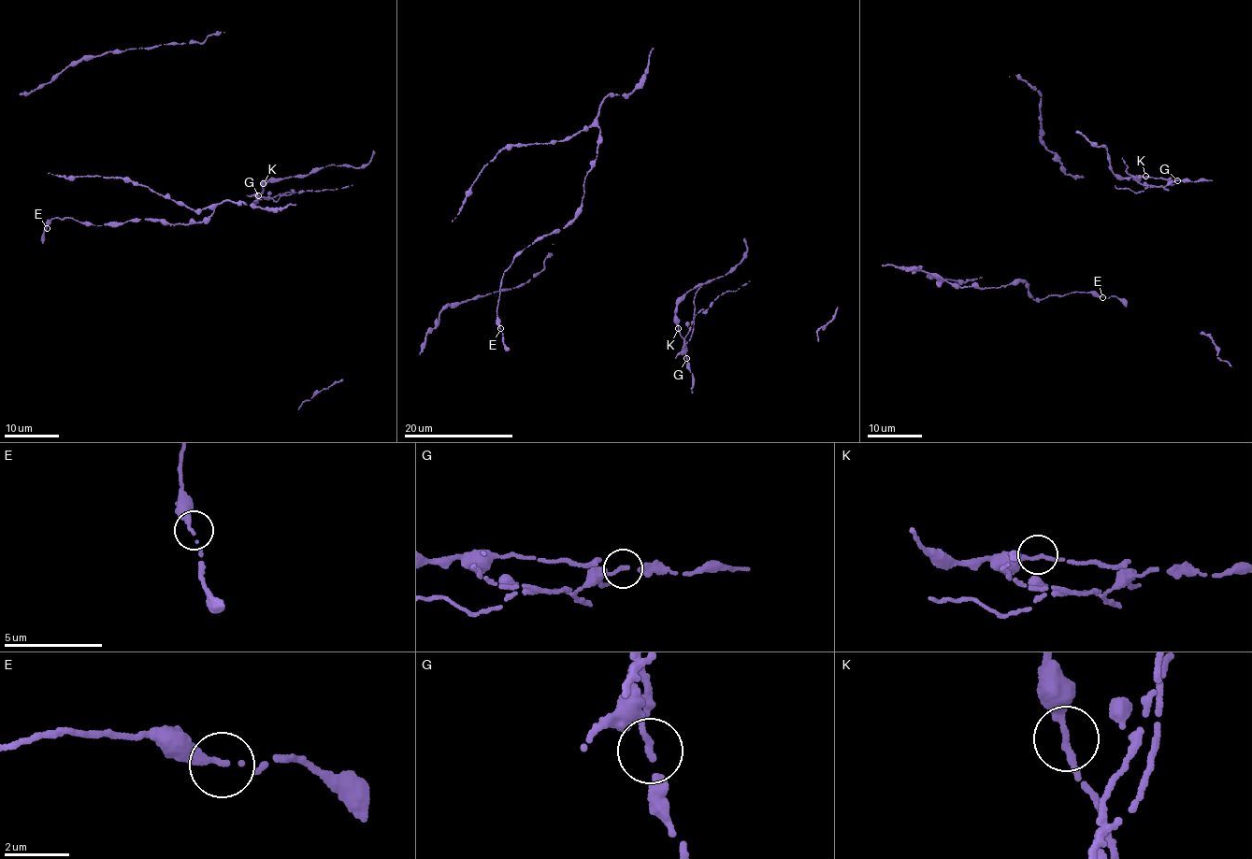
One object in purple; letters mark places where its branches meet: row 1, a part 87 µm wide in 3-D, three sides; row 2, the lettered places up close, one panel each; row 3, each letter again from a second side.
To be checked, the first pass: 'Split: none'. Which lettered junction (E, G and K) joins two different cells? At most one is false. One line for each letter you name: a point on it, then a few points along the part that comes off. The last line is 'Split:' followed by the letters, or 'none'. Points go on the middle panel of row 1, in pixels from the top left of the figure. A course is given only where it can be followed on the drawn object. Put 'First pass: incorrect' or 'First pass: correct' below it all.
G: (686, 358) | (686, 359), (684, 344), (692, 336), (695, 316), (726, 291), (736, 291), (749, 281)
Split: G
First pass: incorrect

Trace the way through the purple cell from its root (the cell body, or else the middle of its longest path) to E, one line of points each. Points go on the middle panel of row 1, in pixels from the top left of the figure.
E: (571, 221), (560, 231), (553, 231), (529, 245), (504, 272), (496, 307), (496, 323), (500, 328)

